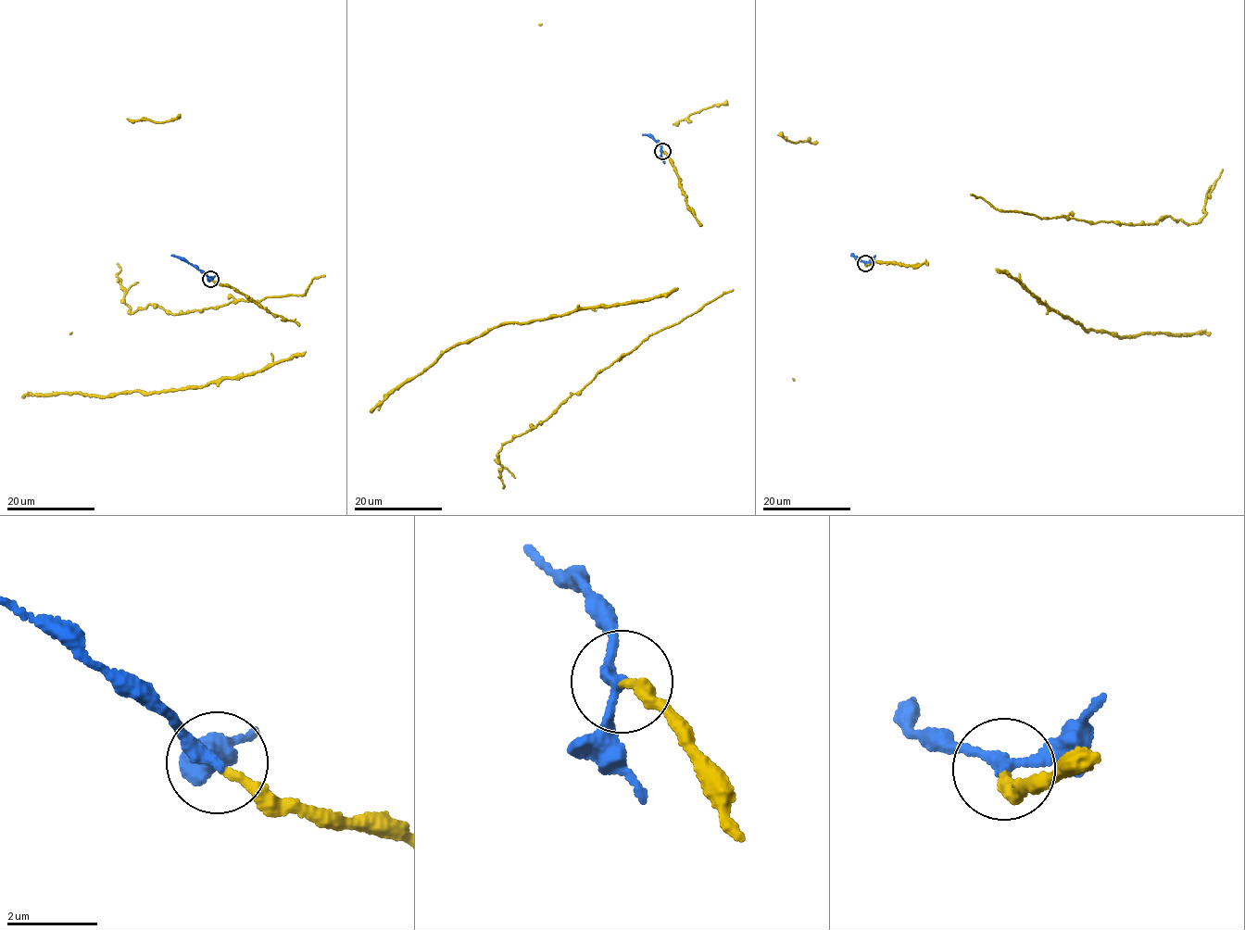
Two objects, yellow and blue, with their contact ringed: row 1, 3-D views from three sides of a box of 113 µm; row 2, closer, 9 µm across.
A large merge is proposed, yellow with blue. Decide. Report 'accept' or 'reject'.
accept

